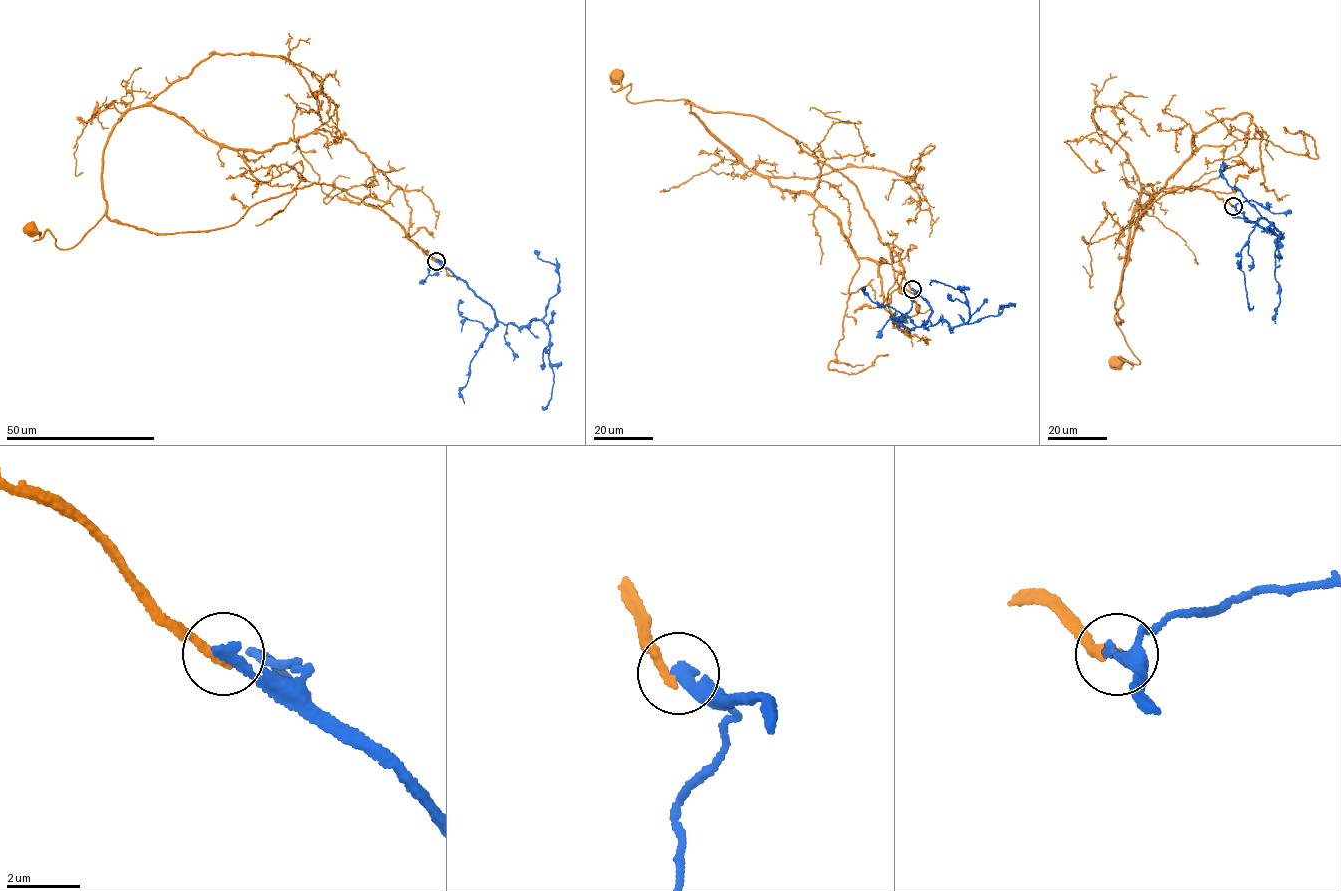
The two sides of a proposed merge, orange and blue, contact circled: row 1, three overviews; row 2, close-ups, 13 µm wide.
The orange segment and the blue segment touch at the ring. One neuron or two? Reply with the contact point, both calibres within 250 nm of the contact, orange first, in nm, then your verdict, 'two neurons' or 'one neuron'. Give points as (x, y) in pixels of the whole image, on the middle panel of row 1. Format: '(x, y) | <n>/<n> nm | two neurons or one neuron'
(912, 289) | 240/320 nm | two neurons

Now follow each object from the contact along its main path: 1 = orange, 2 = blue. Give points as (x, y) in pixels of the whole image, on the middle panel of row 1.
1: (911, 289), (842, 174), (750, 115), (684, 100), (632, 103), (632, 85), (619, 90), (620, 77)
2: (912, 288), (927, 301), (932, 325), (966, 324), (965, 293), (930, 284)

